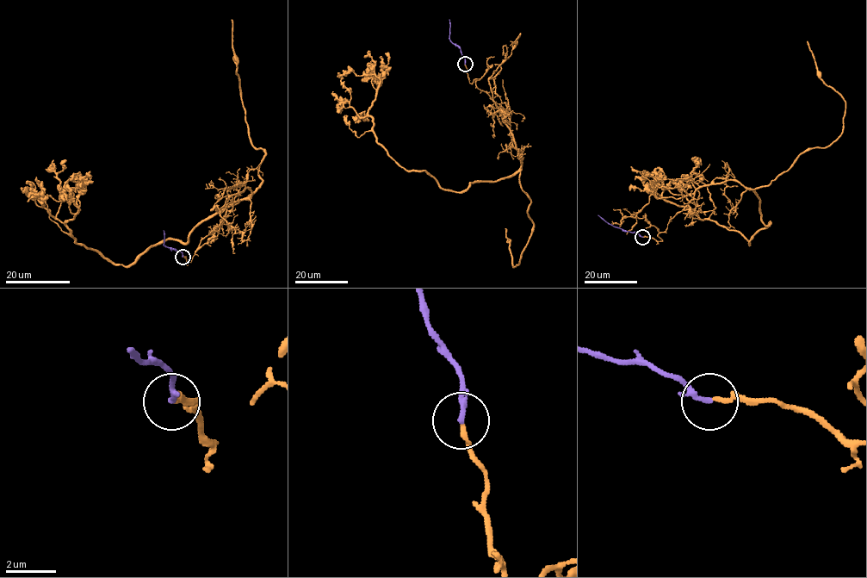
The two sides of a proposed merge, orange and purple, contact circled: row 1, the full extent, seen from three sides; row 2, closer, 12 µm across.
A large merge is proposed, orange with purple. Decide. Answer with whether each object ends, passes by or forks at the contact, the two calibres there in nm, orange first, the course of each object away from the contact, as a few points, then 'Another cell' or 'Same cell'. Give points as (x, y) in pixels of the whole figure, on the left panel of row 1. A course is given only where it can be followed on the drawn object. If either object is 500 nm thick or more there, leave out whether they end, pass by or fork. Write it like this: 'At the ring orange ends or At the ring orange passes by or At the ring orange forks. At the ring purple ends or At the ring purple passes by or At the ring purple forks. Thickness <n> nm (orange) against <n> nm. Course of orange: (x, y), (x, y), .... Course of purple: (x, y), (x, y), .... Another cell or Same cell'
At the ring orange ends. At the ring purple ends. Thickness 160 nm (orange) against 220 nm. Course of orange: (182, 257), (191, 259), (229, 198), (250, 191), (186, 243), (167, 239), (114, 265), (65, 224), (90, 170). Course of purple: (182, 257), (177, 250), (164, 245), (164, 231). Same cell

